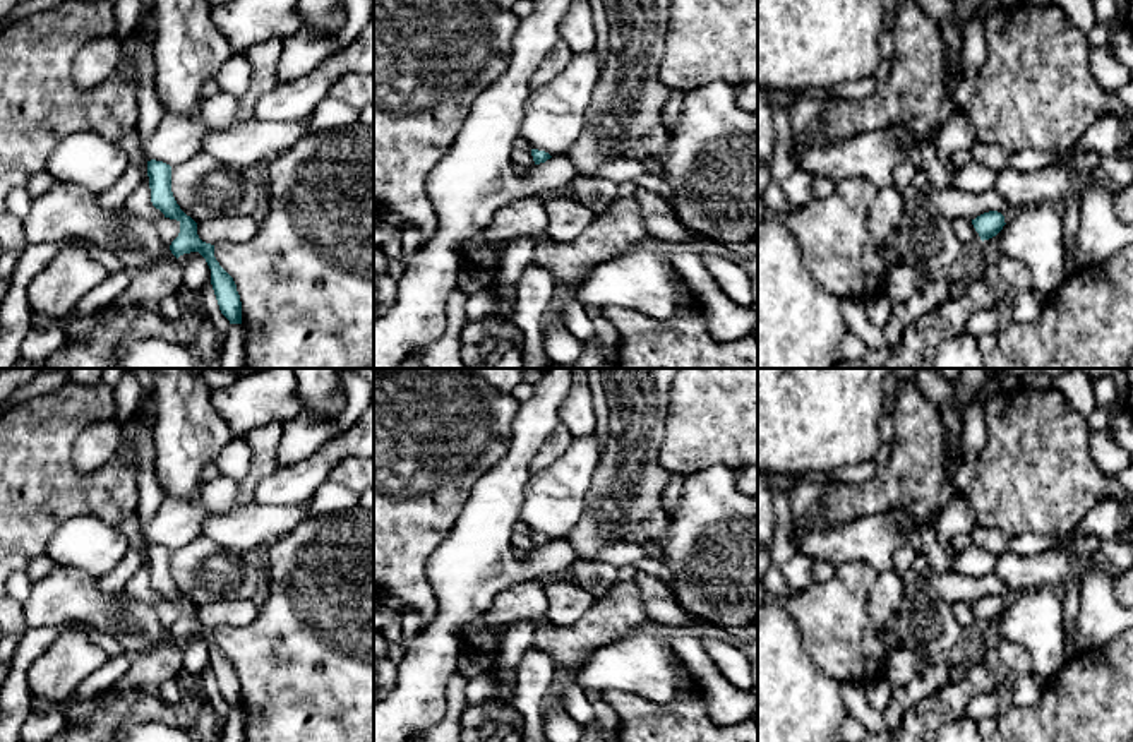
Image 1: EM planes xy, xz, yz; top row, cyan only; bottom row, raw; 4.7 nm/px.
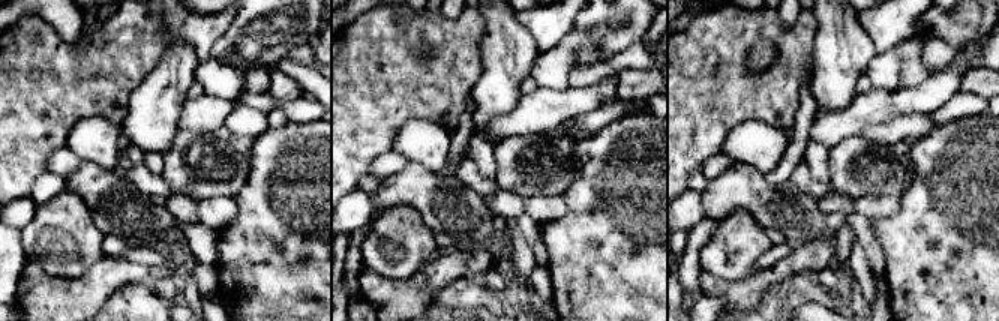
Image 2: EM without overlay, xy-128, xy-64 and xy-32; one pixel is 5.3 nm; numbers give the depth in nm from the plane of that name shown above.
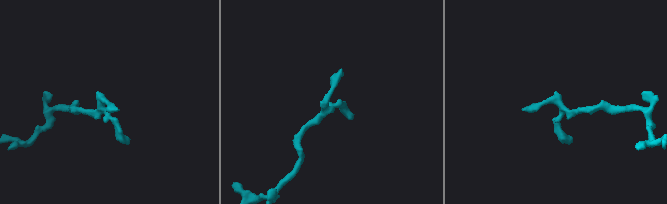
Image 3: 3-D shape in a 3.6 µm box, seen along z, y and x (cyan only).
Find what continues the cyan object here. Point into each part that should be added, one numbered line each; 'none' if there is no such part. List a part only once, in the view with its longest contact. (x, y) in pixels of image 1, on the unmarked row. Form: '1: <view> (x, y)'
none

